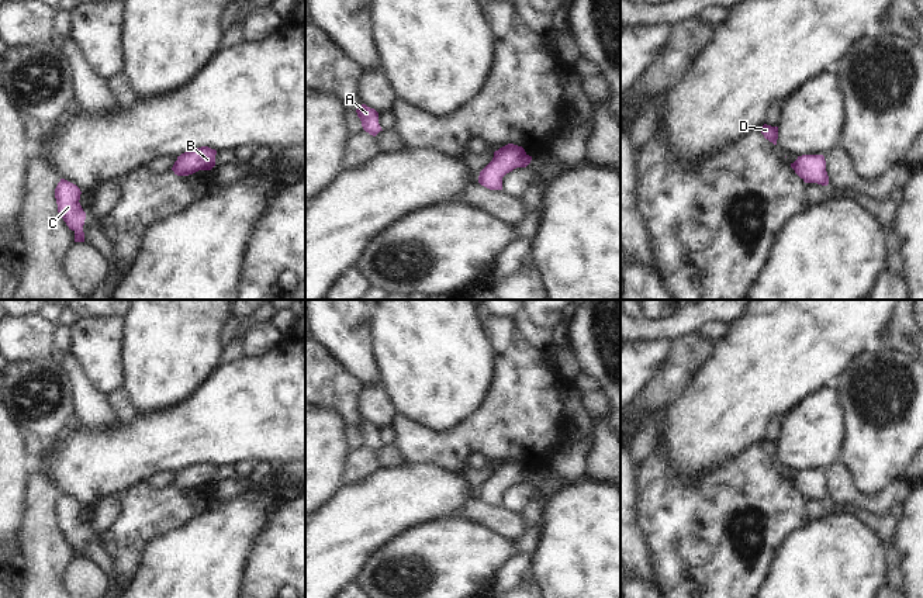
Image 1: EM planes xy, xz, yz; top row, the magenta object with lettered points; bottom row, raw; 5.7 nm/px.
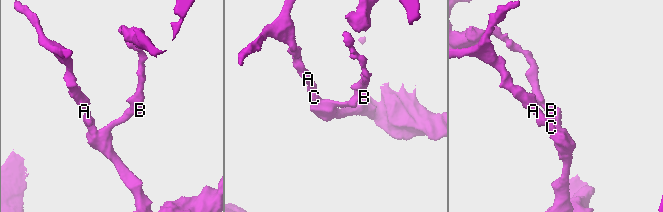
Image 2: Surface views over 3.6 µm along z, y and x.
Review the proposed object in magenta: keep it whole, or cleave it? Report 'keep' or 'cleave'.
keep

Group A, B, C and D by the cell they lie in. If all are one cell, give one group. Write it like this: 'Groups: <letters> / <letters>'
Groups: A B C D

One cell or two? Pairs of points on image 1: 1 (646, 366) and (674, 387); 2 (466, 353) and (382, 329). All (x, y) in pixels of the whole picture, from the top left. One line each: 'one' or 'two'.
1: two
2: one

